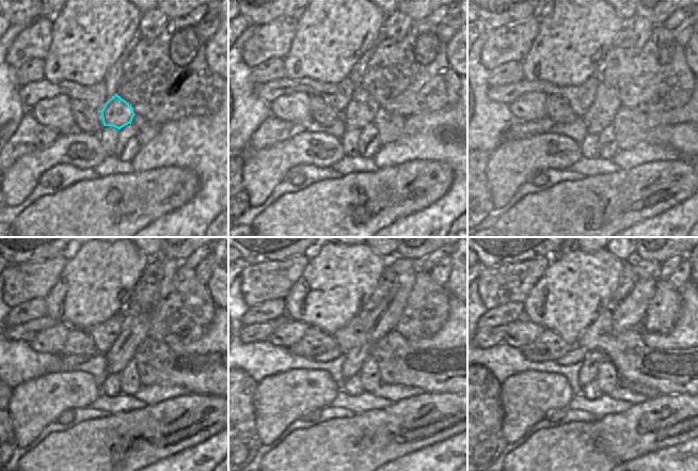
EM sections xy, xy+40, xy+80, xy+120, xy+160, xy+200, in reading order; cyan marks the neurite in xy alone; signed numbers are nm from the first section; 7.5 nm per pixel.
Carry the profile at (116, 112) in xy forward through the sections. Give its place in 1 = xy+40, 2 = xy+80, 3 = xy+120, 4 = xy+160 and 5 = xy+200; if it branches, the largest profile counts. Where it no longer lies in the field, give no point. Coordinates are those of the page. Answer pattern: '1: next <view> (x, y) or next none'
1: next xy+40 (362, 108)
2: next xy+80 (606, 103)
3: next xy+120 (135, 329)
4: next xy+160 (382, 318)
5: next xy+200 (628, 314)

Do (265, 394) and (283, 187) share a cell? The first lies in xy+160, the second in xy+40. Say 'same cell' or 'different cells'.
different cells

